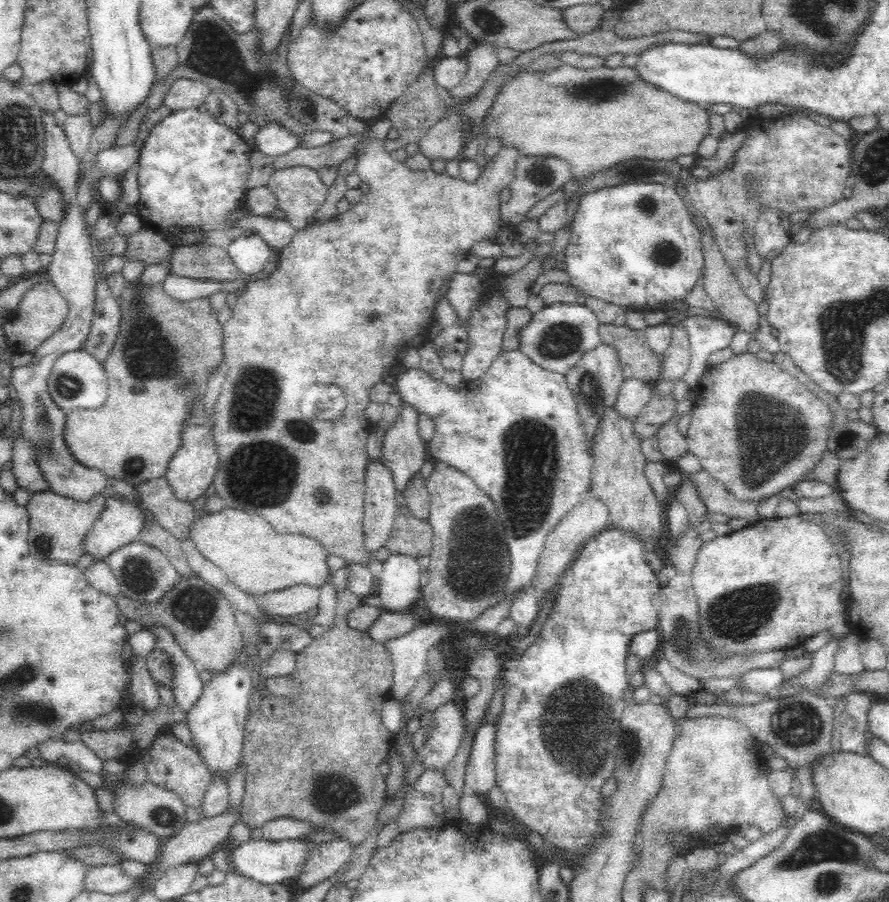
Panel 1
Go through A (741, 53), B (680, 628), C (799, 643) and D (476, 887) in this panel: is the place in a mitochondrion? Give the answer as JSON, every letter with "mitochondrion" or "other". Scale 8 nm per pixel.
{"A":"other","B":"mitochondrion","C":"other","D":"other"}

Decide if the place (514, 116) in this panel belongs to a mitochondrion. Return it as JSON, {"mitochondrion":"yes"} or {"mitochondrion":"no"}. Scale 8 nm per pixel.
{"mitochondrion":"no"}

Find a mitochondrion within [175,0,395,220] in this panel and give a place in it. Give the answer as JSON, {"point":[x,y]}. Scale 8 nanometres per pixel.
{"point":[213,53]}

